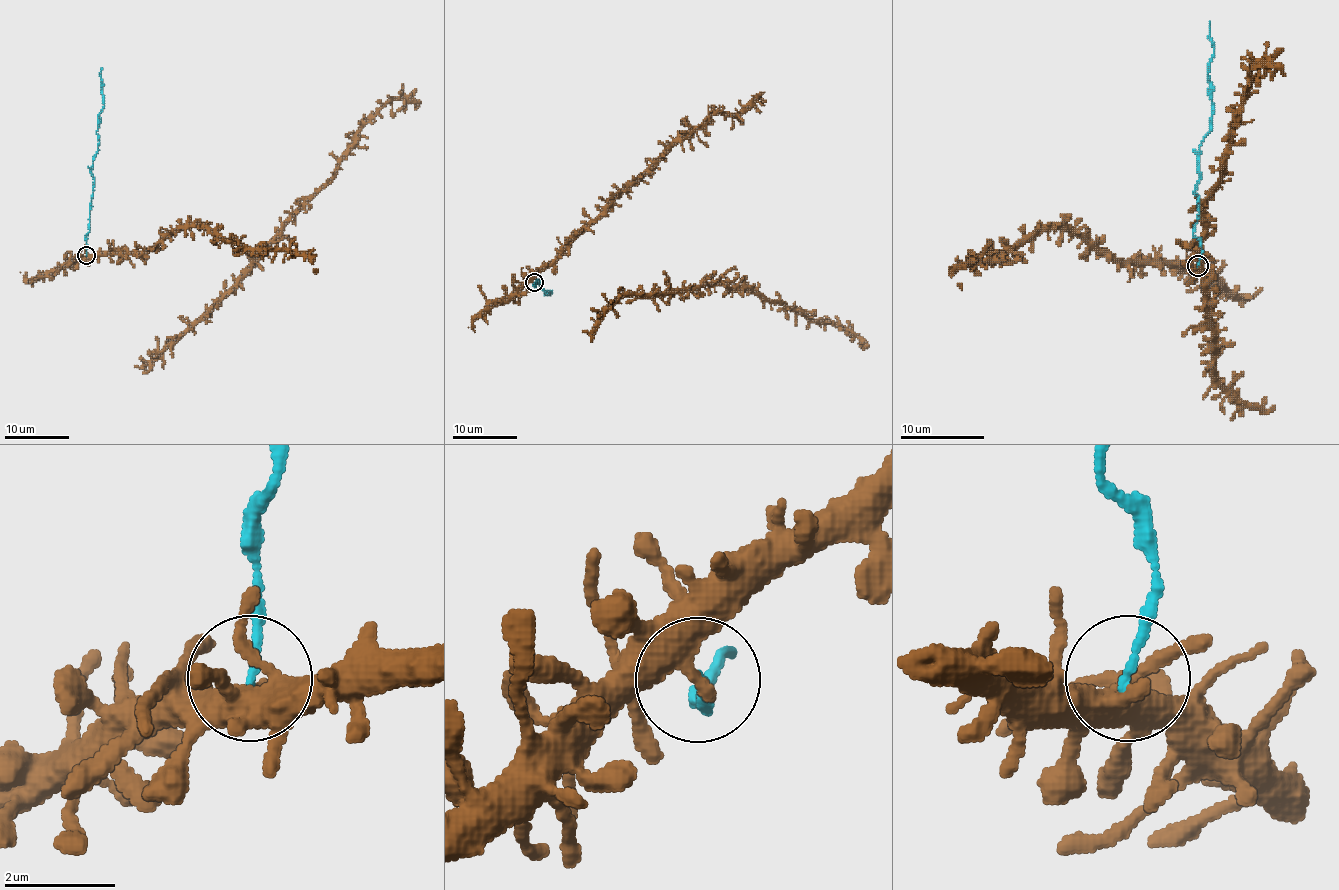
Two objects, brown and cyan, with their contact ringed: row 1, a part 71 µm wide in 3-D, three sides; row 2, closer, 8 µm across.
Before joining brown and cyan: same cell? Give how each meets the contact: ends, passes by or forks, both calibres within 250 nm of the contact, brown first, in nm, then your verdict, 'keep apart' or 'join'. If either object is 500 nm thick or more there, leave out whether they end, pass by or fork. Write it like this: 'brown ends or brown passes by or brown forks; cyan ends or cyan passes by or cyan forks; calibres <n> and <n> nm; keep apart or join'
brown ends; cyan ends; calibres 380 and 140 nm; keep apart

